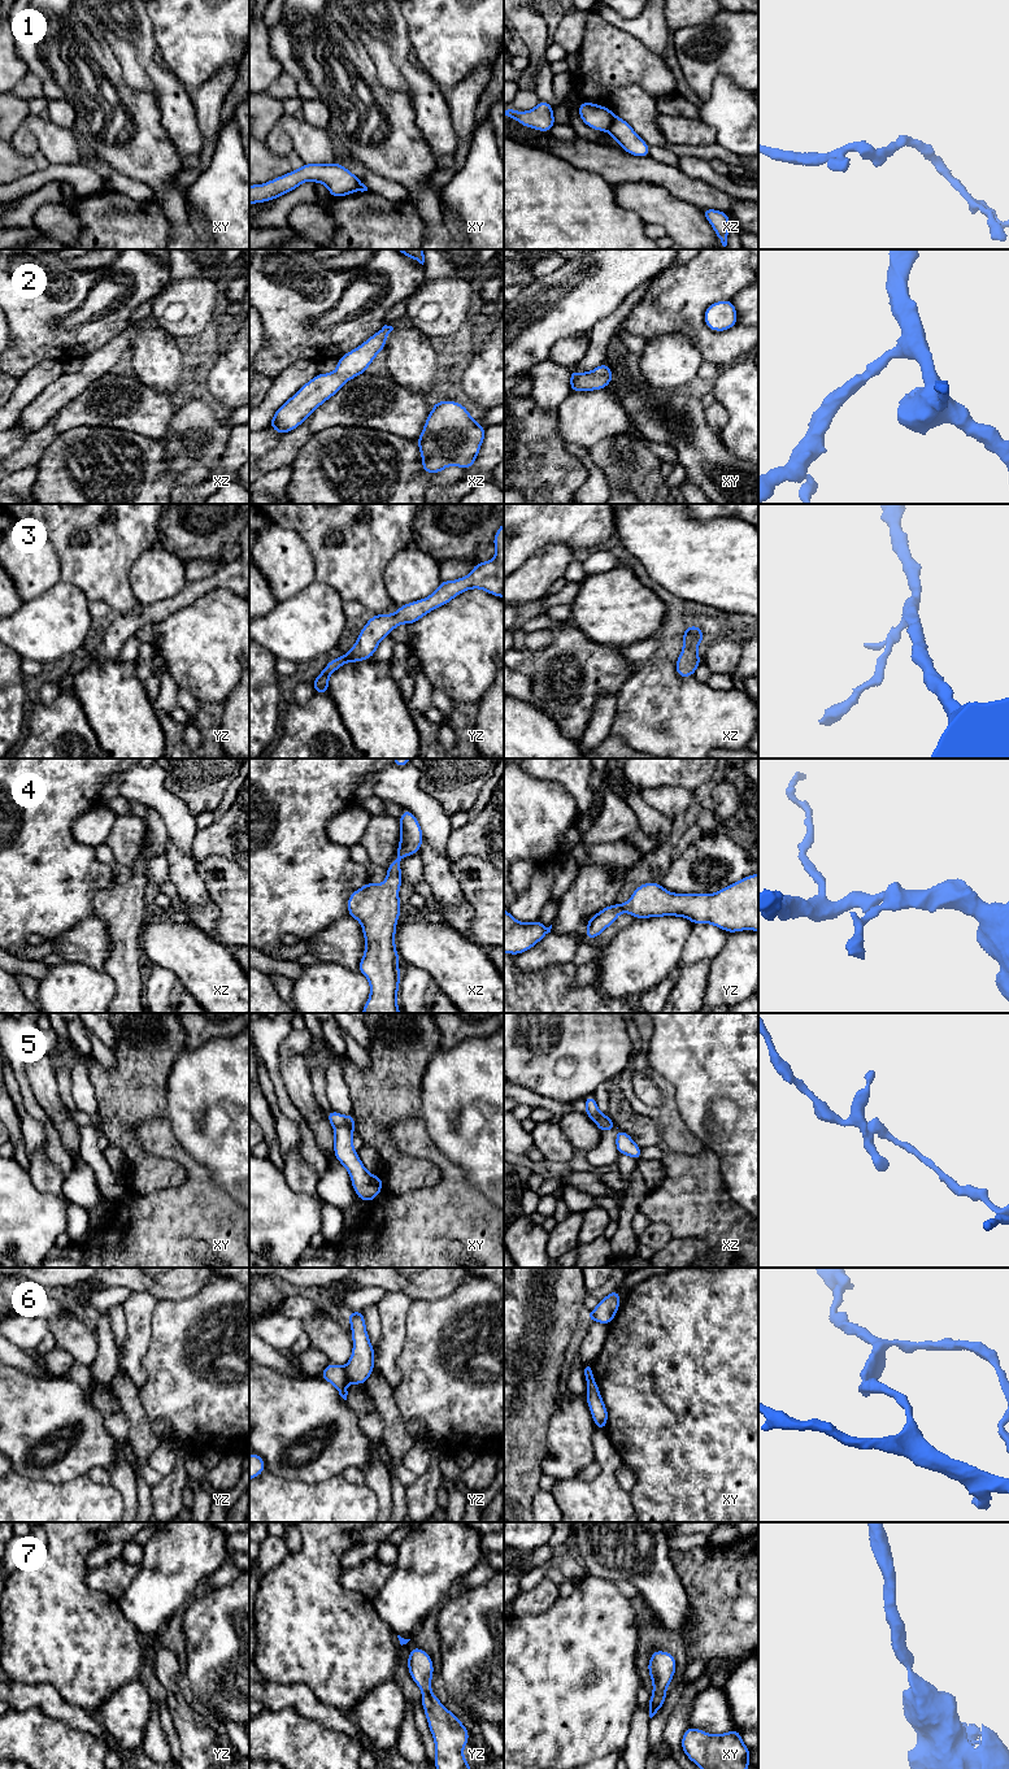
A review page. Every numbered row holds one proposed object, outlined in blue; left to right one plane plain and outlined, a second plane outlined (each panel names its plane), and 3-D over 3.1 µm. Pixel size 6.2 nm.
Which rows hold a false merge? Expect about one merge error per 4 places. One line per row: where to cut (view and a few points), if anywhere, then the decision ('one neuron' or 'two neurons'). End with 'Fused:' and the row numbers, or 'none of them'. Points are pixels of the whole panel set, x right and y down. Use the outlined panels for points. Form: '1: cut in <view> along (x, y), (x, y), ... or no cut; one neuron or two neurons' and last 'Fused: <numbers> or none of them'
1: cut in xz along (614, 116), (605, 130); two neurons
2: no cut; one neuron
3: no cut; one neuron
4: no cut; one neuron
5: cut in xz along (586, 1112), (594, 1118), (603, 1115); two neurons
6: cut in yz along (343, 1368), (347, 1380); two neurons
7: no cut; one neuron
Fused: 1, 5, 6

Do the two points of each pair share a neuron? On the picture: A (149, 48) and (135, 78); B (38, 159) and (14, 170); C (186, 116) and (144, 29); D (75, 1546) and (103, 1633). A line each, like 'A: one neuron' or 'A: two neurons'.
A: two neurons
B: one neuron
C: one neuron
D: one neuron

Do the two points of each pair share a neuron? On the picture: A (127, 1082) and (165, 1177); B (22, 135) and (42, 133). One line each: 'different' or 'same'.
A: same
B: different

